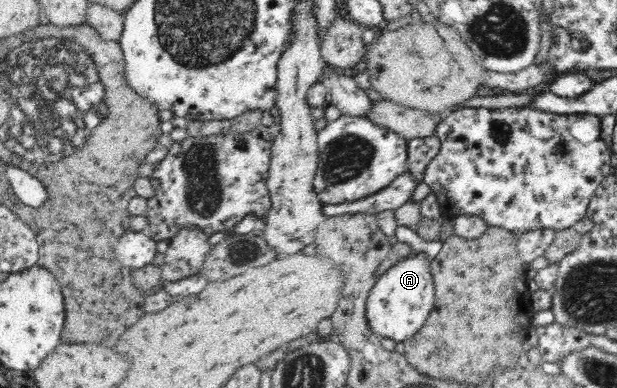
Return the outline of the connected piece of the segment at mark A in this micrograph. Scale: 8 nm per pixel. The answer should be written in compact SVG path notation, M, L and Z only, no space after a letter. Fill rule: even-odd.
M415 252L378 276L367 297L366 314L371 330L379 337L404 342L425 325L434 307L435 282L431 274L431 260L425 252Z

